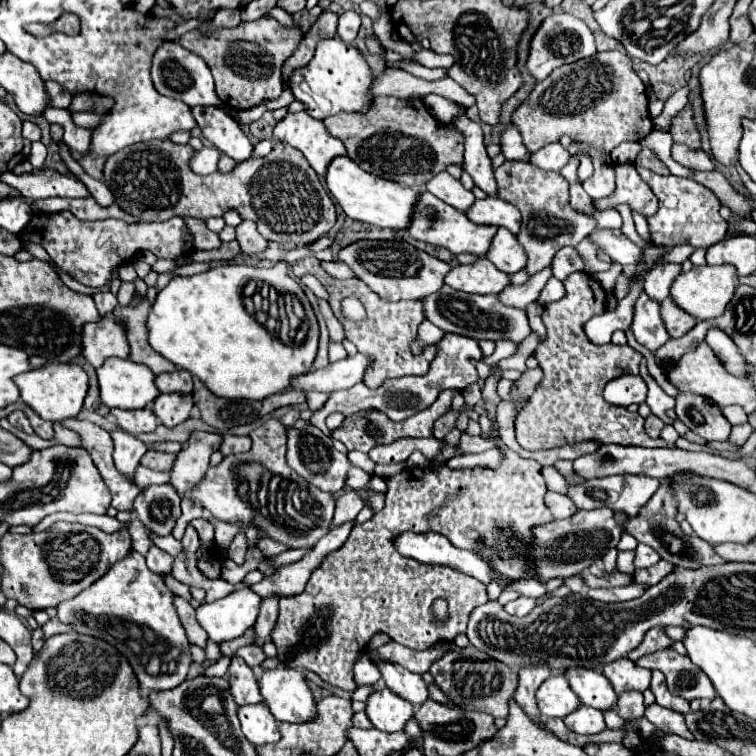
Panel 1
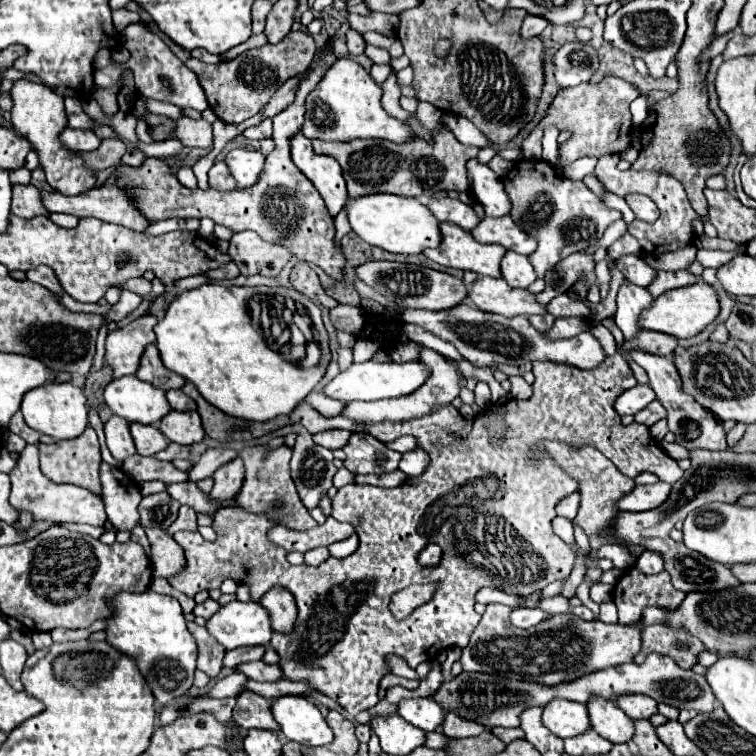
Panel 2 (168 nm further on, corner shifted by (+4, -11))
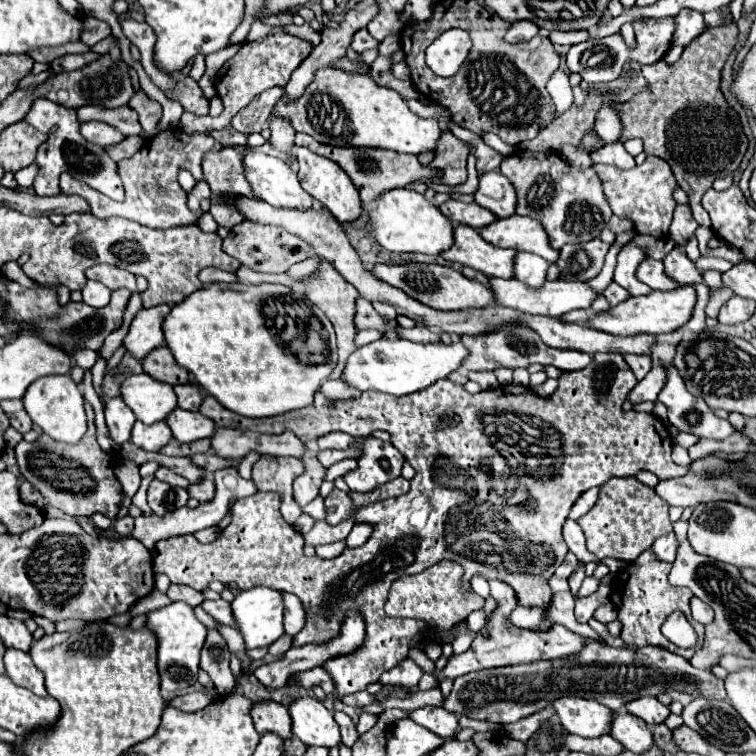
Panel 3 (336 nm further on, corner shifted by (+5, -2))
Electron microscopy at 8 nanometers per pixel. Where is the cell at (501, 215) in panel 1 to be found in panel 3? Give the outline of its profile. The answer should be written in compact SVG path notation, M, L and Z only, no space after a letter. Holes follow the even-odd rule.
M511 215L509 219L499 219L497 223L483 227L479 233L485 241L493 243L495 247L509 247L515 251L535 253L549 263L555 263L559 257L559 251L549 245L549 237L543 225L531 217Z

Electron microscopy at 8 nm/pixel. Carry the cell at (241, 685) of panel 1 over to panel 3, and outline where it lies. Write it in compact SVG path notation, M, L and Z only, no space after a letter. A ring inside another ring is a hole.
M261 701L253 705L253 723L257 733L275 733L281 739L289 739L291 723L289 723L289 711L287 707L273 703L273 701Z

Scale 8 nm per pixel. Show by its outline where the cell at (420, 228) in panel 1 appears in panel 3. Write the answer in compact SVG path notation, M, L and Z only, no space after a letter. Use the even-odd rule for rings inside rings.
M457 225L455 227L455 243L449 251L441 253L447 261L461 263L463 267L473 267L487 277L501 277L513 279L513 265L515 265L515 251L499 249L487 243L479 231Z

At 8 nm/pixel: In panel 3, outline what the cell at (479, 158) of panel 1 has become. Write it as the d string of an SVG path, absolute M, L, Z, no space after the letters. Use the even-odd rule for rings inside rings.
M491 171L479 177L479 189L475 193L475 203L489 209L497 217L505 219L515 213L517 193L513 183L499 171Z

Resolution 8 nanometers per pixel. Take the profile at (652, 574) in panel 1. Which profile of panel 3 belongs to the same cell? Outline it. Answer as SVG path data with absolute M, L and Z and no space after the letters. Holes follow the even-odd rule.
M647 549L645 553L641 553L627 569L623 569L621 573L617 573L611 581L611 595L609 599L615 603L617 611L619 611L619 621L623 623L623 631L621 637L629 643L629 645L637 645L637 647L645 647L645 645L655 645L661 649L667 649L671 653L677 655L693 655L701 645L703 645L703 635L705 635L705 627L697 621L693 621L691 617L691 609L689 609L689 599L693 597L693 593L685 587L673 587L667 581L667 575L671 571L671 563L659 561L657 555ZM681 611L685 613L687 621L693 625L693 629L697 631L697 645L693 649L679 649L677 645L673 645L671 641L667 641L661 633L661 625L667 619L667 615Z

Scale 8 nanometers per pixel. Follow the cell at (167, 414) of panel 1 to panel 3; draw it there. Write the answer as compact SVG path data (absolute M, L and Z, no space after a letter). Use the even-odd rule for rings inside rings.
M175 409L169 419L167 419L173 437L181 443L193 443L205 437L211 437L215 433L215 423L211 419L207 419L201 413L193 413L193 411L185 411L185 409Z

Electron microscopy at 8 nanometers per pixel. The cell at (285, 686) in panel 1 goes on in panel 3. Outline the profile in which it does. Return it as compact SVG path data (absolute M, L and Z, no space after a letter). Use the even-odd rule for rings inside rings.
M297 699L289 705L289 713L293 719L293 735L305 745L331 749L341 743L339 725L333 719L333 711L329 711L319 699Z

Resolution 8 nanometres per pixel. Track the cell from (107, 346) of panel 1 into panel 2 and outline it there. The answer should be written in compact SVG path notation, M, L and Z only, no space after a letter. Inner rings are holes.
M140 316L124 328L116 328L106 336L106 354L104 360L112 368L114 378L122 378L126 374L134 374L144 346L154 342L154 324L156 316Z

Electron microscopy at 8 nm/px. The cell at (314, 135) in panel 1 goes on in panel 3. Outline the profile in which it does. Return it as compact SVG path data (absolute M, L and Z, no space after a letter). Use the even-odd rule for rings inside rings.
M307 147L295 149L295 155L297 155L301 187L311 197L315 197L319 203L323 203L323 207L327 207L339 223L353 223L353 221L357 221L361 217L361 213L363 213L363 207L361 207L359 191L353 185L353 181L347 177L347 173L341 167L337 167L337 163L333 163L331 159L321 159L321 155L309 151Z

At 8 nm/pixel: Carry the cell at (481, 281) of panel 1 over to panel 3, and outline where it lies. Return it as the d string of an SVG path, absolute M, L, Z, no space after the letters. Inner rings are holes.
M491 279L493 293L497 295L497 303L505 307L513 307L531 315L549 315L549 317L561 317L573 309L589 309L593 301L597 299L597 291L593 291L583 281L547 281L541 289L529 287L521 283L519 279Z

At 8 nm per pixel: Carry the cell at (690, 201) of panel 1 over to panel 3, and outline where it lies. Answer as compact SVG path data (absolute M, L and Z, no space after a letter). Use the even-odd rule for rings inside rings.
M647 155L643 165L635 165L633 169L595 165L595 171L603 181L605 199L609 201L615 215L631 217L637 233L647 233L657 239L669 235L669 225L673 221L673 211L675 211L675 199L671 193L677 187L677 181L673 179L673 173L669 171L669 165L663 159Z

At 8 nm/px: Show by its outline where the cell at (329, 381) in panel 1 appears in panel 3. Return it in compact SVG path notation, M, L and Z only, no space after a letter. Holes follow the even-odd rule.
M379 339L375 343L359 347L347 361L343 381L361 391L383 391L389 395L409 395L423 391L435 381L457 371L463 359L469 357L467 347L461 341L445 343L413 343L405 339Z

